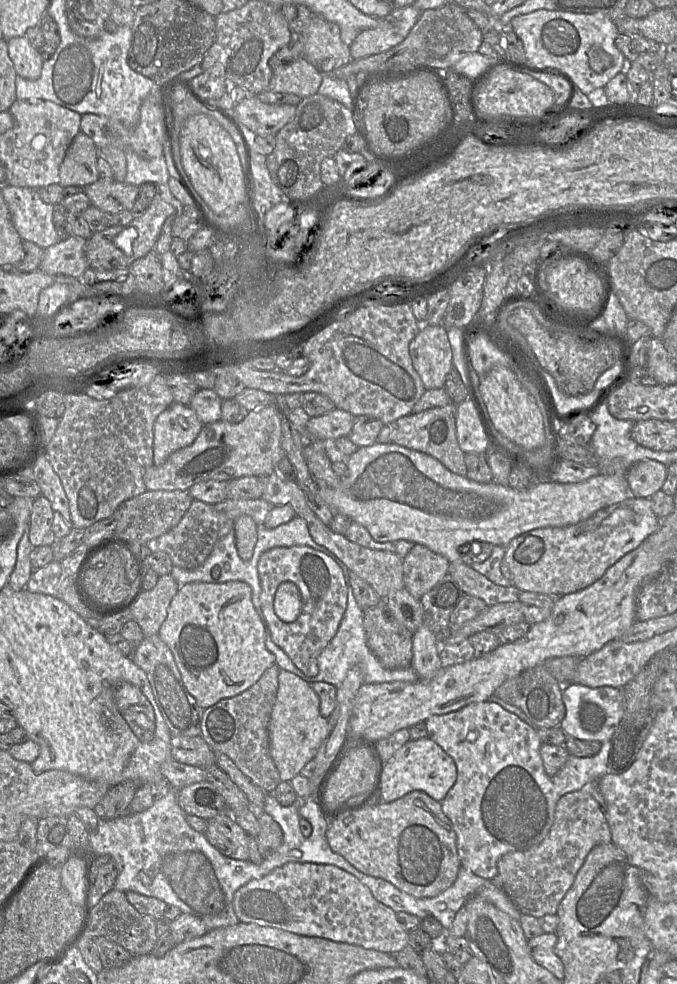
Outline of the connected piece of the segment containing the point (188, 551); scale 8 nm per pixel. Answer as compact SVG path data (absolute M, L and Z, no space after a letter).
M194 499L175 527L167 533L150 540L147 545L151 552L164 551L169 554L173 566L194 570L207 560L217 541L231 530L234 530L234 520L217 510L213 504Z

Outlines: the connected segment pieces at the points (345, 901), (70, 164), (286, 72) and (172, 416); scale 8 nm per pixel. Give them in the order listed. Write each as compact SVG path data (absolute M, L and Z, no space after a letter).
M288 862L260 879L253 879L236 890L233 909L242 923L278 928L308 937L358 945L366 949L396 954L408 945L408 932L397 920L397 914L377 901L370 889L355 876L330 864Z
M80 131L72 140L60 165L62 187L86 187L100 179L97 169L99 150L94 141Z
M305 57L293 60L272 72L268 89L275 92L293 93L301 98L318 92L323 74Z
M173 402L158 415L153 425L153 463L163 464L175 451L191 445L203 428L194 409Z

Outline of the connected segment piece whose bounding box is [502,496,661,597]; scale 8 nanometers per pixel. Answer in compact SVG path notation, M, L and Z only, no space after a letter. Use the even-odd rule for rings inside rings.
M632 496L597 511L590 518L565 527L544 527L521 533L506 546L504 561L511 574L512 585L520 590L559 597L582 590L600 579L606 570L629 552L635 550L660 526L649 498Z

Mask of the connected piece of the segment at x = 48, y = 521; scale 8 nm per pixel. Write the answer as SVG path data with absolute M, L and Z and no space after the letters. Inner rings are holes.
M39 495L34 499L28 522L29 540L34 546L53 546L56 538L52 531L54 511L49 500Z

